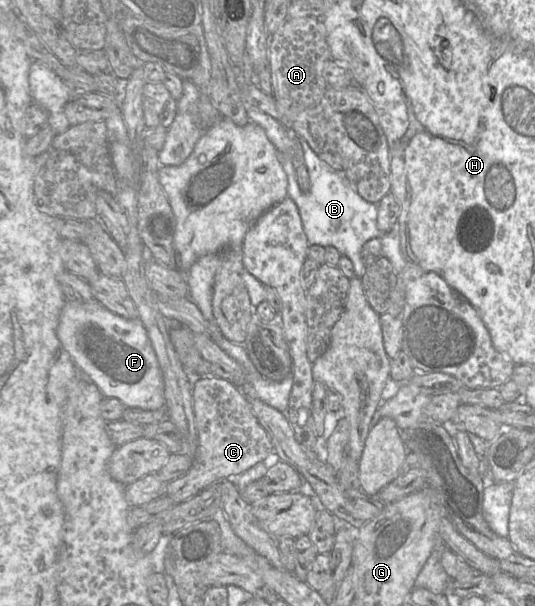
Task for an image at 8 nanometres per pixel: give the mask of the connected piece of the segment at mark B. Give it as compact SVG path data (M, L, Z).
M244 106L250 121L264 129L268 139L279 152L279 158L288 180L288 197L298 208L308 245L335 247L341 255L346 256L352 262L355 276L362 279L367 266L361 256L361 248L370 239L377 238L381 242L382 256L390 261L395 274L399 275L407 266L407 261L401 252L398 221L389 232L380 231L377 228L378 204L363 199L346 176L321 160L304 139L300 139L300 143L311 181L311 189L307 193L302 192L298 186L296 171L292 163L292 140L297 136L258 107Z

